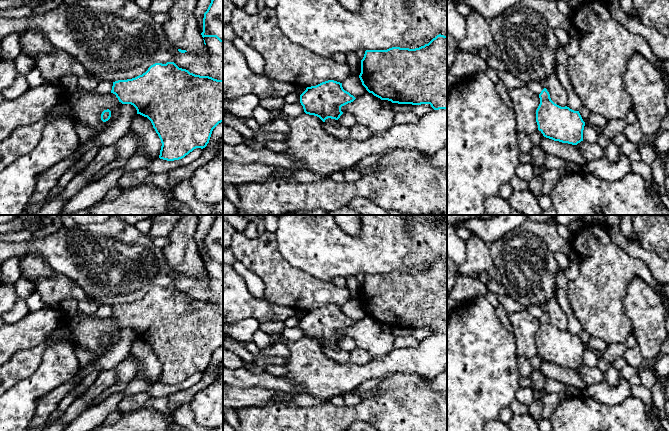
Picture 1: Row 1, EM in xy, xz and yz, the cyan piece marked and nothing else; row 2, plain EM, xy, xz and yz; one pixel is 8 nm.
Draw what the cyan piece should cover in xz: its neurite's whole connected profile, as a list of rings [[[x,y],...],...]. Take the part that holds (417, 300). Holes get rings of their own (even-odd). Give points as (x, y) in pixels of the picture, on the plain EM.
[[[437,259],[428,268],[415,273],[392,271],[387,274],[366,274],[361,284],[359,302],[369,317],[398,328],[430,328],[434,334],[447,334],[447,260]]]

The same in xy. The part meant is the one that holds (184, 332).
[[[174,286],[155,287],[142,299],[115,305],[111,317],[116,319],[119,326],[133,329],[137,338],[151,345],[162,367],[159,382],[163,384],[179,384],[196,372],[205,372],[213,353],[223,346],[223,304],[195,299],[186,293],[179,292]]]

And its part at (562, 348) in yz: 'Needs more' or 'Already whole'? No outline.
Already whole

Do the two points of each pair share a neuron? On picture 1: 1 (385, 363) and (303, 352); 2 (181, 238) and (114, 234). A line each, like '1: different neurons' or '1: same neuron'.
1: same neuron
2: different neurons

